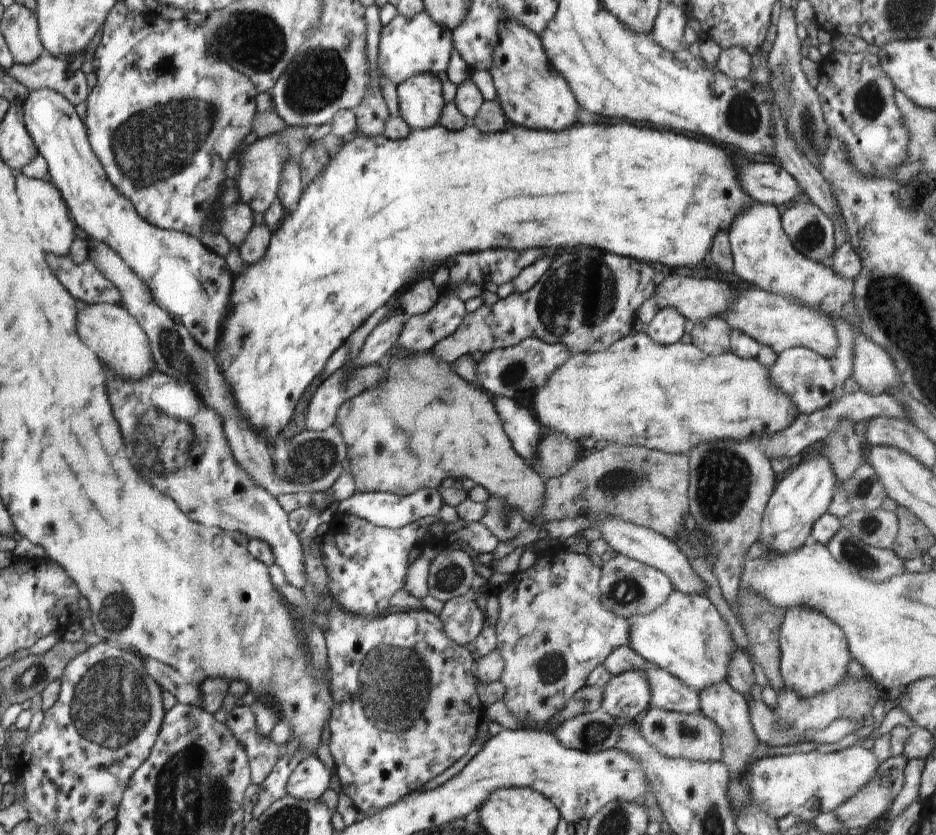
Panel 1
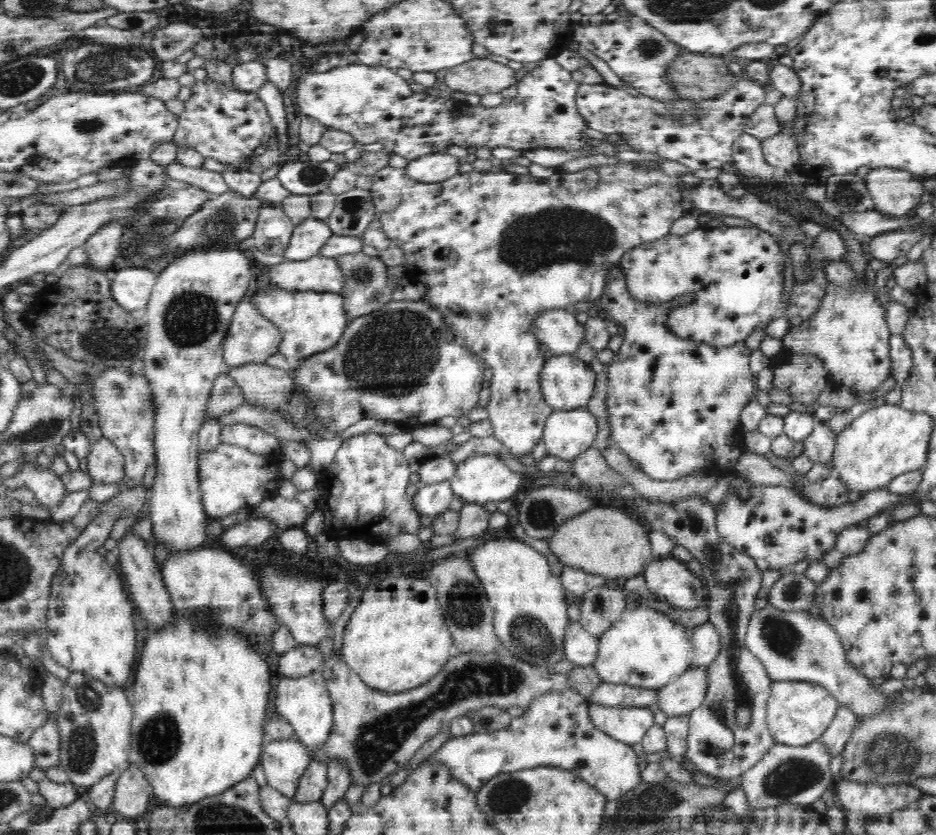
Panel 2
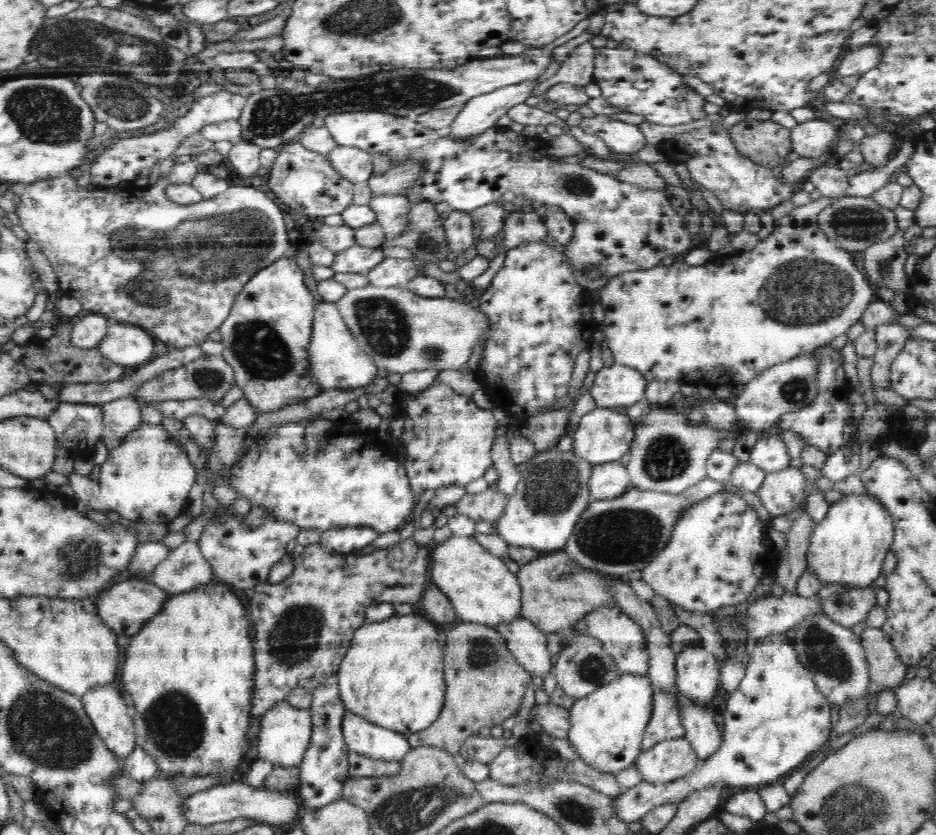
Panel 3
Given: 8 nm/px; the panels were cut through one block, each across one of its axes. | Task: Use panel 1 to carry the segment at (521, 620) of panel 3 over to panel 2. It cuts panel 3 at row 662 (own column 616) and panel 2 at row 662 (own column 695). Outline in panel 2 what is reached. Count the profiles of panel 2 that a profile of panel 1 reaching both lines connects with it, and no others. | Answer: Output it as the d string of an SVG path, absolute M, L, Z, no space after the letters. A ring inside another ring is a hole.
M569 622L564 639L565 658L575 665L592 665L596 660L598 649L599 638L588 634L579 622Z

